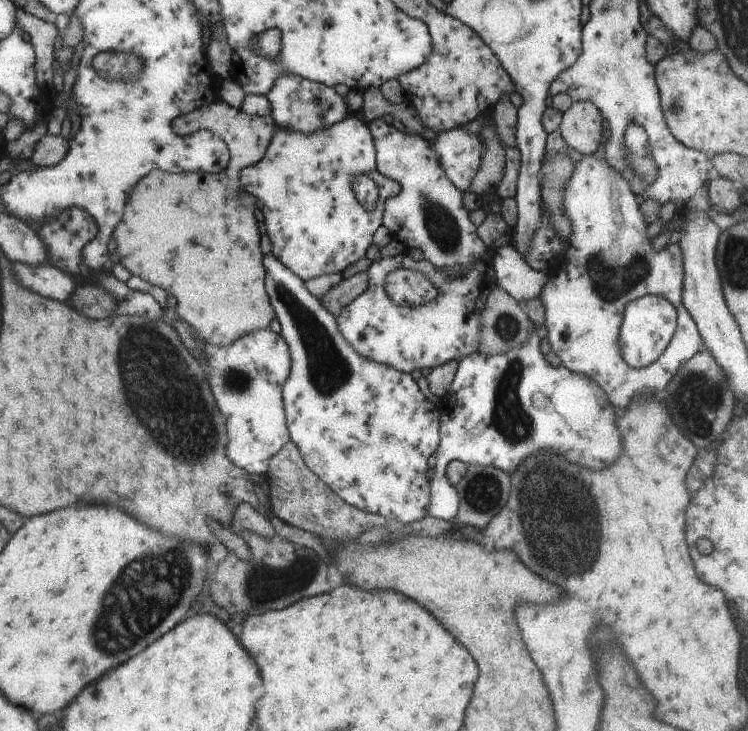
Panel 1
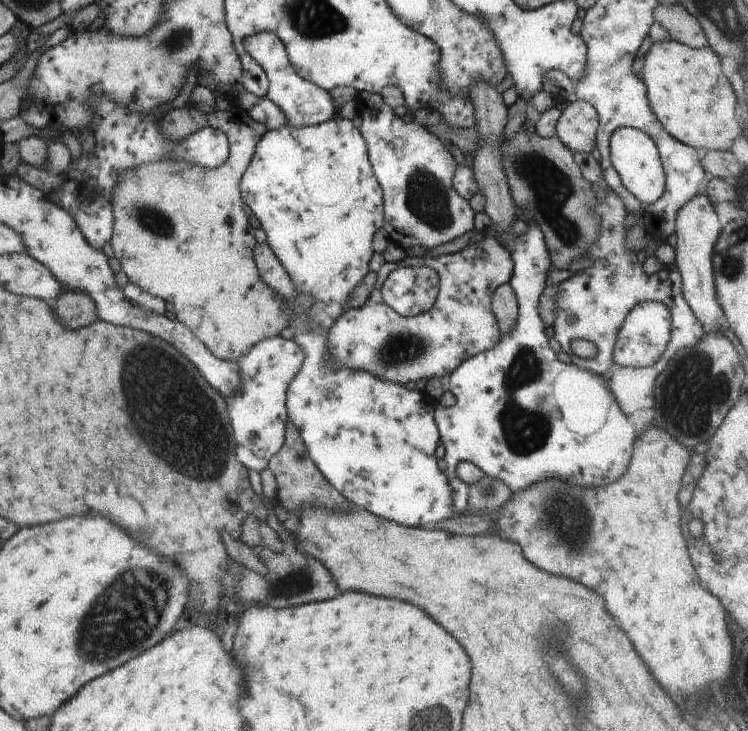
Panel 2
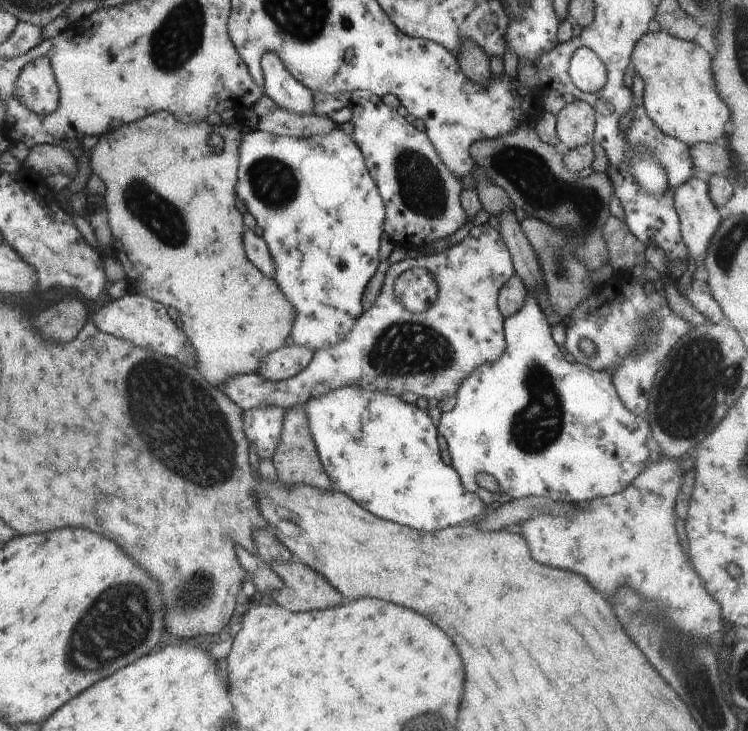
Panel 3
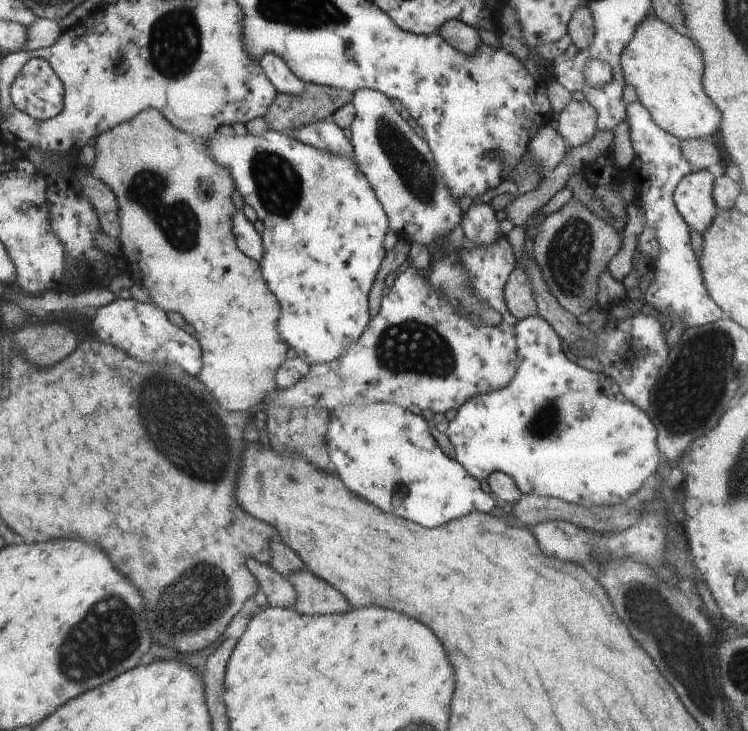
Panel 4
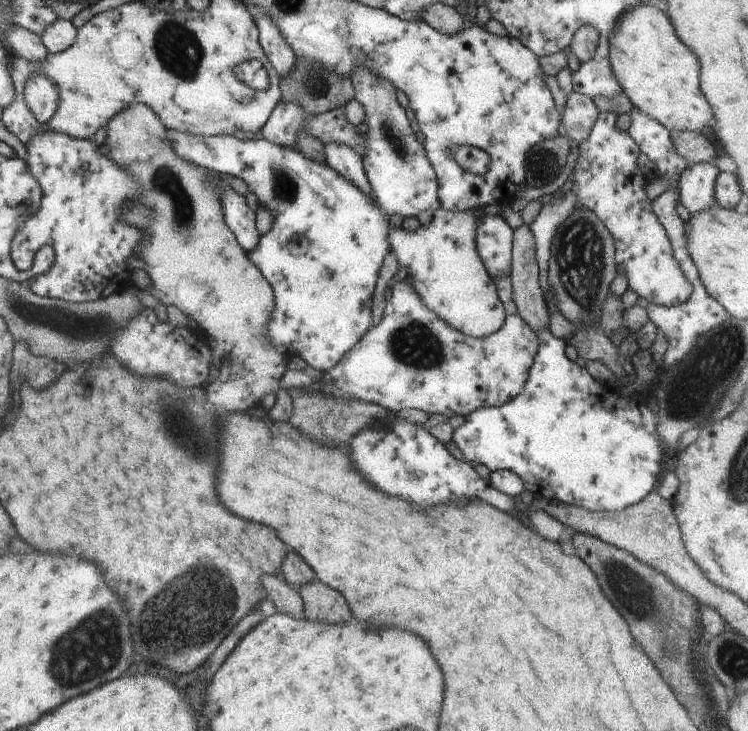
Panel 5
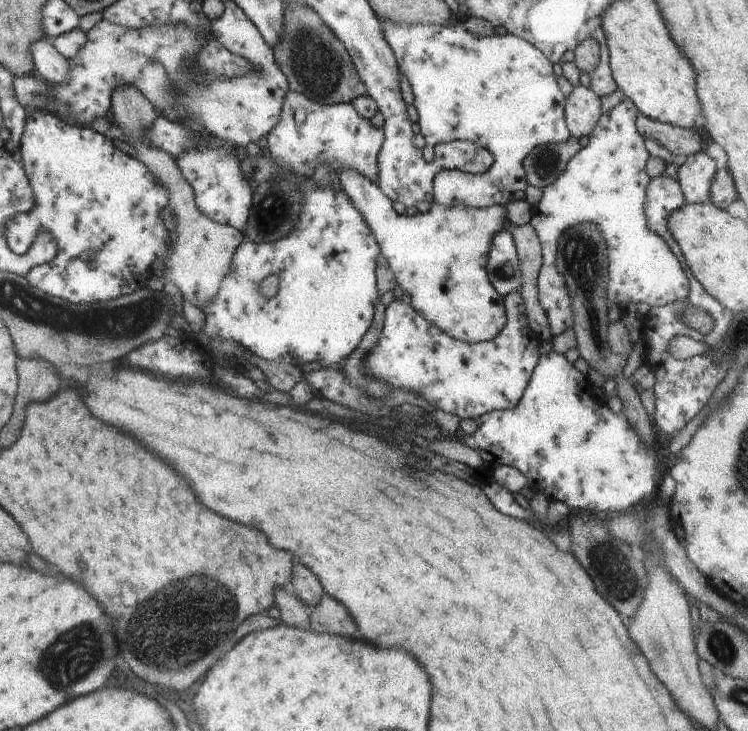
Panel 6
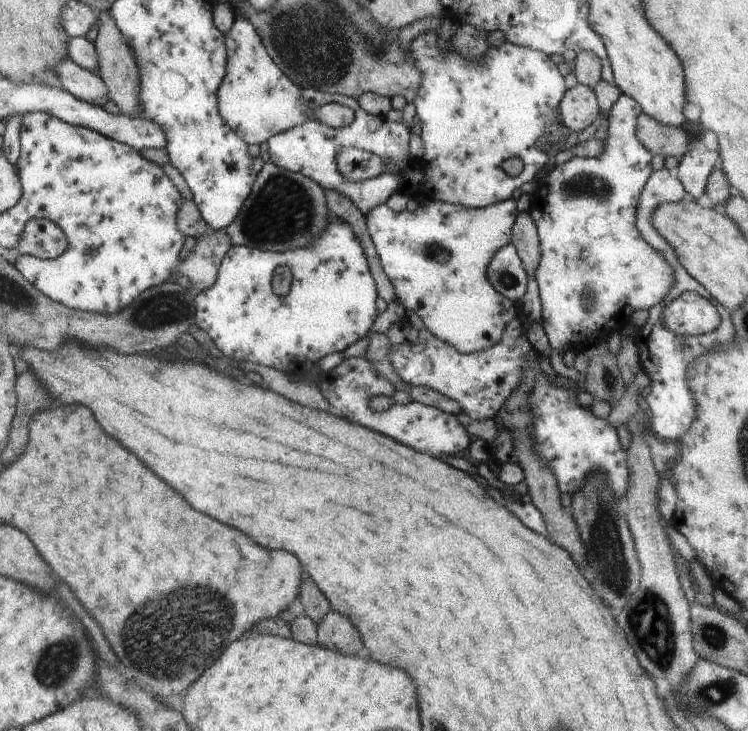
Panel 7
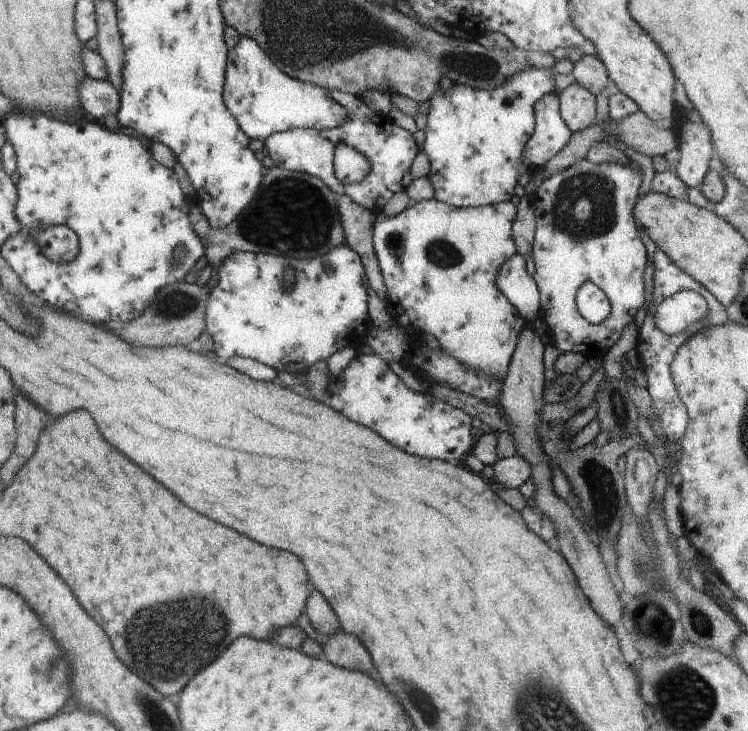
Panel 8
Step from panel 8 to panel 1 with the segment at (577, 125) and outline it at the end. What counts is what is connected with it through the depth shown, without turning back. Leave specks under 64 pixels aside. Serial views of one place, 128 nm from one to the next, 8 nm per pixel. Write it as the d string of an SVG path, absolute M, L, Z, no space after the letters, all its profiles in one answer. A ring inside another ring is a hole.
M592 102L572 103L572 106L563 112L559 124L560 134L570 149L584 156L592 155L600 144L602 119L600 111Z

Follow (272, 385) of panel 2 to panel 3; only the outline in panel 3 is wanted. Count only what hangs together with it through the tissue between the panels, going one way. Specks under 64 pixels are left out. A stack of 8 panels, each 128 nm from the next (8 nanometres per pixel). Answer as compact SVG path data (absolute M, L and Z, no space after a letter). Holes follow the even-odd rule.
M294 344L280 347L277 351L267 354L260 363L256 374L265 381L282 383L300 371L303 371L312 360L313 352L307 348ZM280 407L243 410L243 429L250 442L256 444L262 458L272 458L281 435L285 410Z

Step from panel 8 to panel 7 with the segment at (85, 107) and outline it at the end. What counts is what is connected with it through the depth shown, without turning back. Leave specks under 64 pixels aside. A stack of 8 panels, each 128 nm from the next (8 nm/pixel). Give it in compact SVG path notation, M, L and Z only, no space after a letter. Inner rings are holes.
M69 58L57 65L56 70L64 90L77 99L99 107L109 100L105 82L98 74L84 70Z

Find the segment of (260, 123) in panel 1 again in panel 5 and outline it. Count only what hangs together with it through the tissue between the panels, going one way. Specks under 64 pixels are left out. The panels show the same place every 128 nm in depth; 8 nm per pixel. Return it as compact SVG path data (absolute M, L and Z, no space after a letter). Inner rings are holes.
M134 103L125 106L107 122L106 128L107 137L103 143L107 144L110 148L108 156L111 158L111 161L115 162L115 165L121 166L124 170L127 170L137 180L137 183L141 186L139 192L141 200L139 202L142 202L144 206L148 206L150 210L154 210L154 212L152 212L152 226L150 226L150 242L144 242L144 244L140 246L140 254L138 254L140 259L146 262L142 267L148 273L148 276L150 276L150 280L152 280L153 286L149 290L149 293L158 298L160 302L164 303L164 306L167 306L168 304L177 306L188 316L188 318L191 316L196 320L198 326L202 328L202 330L199 330L199 334L202 336L208 334L210 338L214 338L214 346L212 346L212 348L210 347L214 364L210 367L208 384L206 384L206 388L204 388L204 390L206 390L206 396L208 396L208 402L214 404L214 406L220 406L222 412L238 412L238 410L246 410L246 408L252 408L252 406L255 407L255 403L262 401L267 392L275 394L276 386L280 384L280 379L287 370L287 358L282 356L271 345L265 335L268 320L270 320L270 312L274 310L275 296L272 292L272 288L270 288L270 284L268 284L268 281L262 276L260 270L254 266L253 262L250 262L250 259L247 257L247 252L237 243L234 233L225 223L221 199L219 198L219 192L223 189L224 180L220 179L218 174L214 174L214 172L208 172L208 170L201 166L183 161L173 151L167 137L165 125L160 118L158 118L158 115L145 104Z

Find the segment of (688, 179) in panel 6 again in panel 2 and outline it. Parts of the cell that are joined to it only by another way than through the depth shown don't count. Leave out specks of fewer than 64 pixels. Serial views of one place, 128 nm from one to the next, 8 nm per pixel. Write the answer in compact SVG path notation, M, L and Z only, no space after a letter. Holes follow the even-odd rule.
M697 193L686 204L681 206L675 218L675 233L677 236L677 247L675 263L681 274L683 282L683 295L701 322L705 332L723 333L721 330L721 318L724 317L722 307L719 305L715 278L712 266L712 254L723 224L718 218L714 205L709 201L707 195Z

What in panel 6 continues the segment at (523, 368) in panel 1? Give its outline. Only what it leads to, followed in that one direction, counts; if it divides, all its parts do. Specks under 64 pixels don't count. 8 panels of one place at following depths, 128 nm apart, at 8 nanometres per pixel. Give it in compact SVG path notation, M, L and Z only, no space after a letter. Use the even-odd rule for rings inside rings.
M554 350L548 352L546 355L540 356L535 371L532 373L528 386L524 389L520 402L511 409L492 411L483 414L478 420L478 430L473 436L466 435L464 440L460 442L470 446L478 452L480 458L486 464L486 468L493 470L500 465L517 468L528 480L528 485L535 492L541 492L552 501L565 502L573 511L596 513L601 515L620 514L634 510L642 503L653 500L656 496L656 489L654 488L654 472L658 468L658 461L655 458L652 447L648 447L639 438L637 432L629 425L624 413L615 414L610 410L606 400L604 403L598 398L594 398L591 392L592 385L588 375L578 371L572 363L570 363L564 355L557 354Z

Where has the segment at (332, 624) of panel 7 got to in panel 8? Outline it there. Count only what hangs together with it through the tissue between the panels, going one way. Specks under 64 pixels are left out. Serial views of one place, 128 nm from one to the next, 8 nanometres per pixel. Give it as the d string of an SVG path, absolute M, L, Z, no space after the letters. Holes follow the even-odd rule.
M342 628L325 638L323 651L325 652L325 659L334 666L358 671L367 674L374 680L380 680L380 675L366 647L355 636L344 632Z

